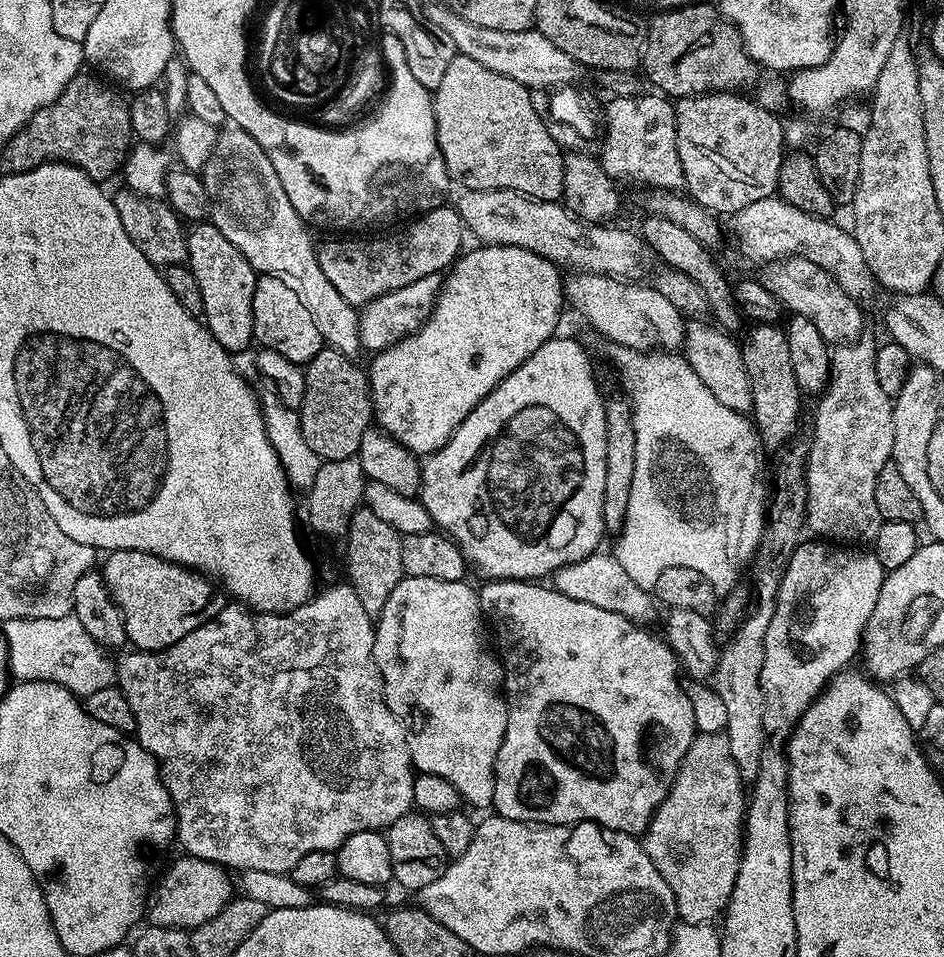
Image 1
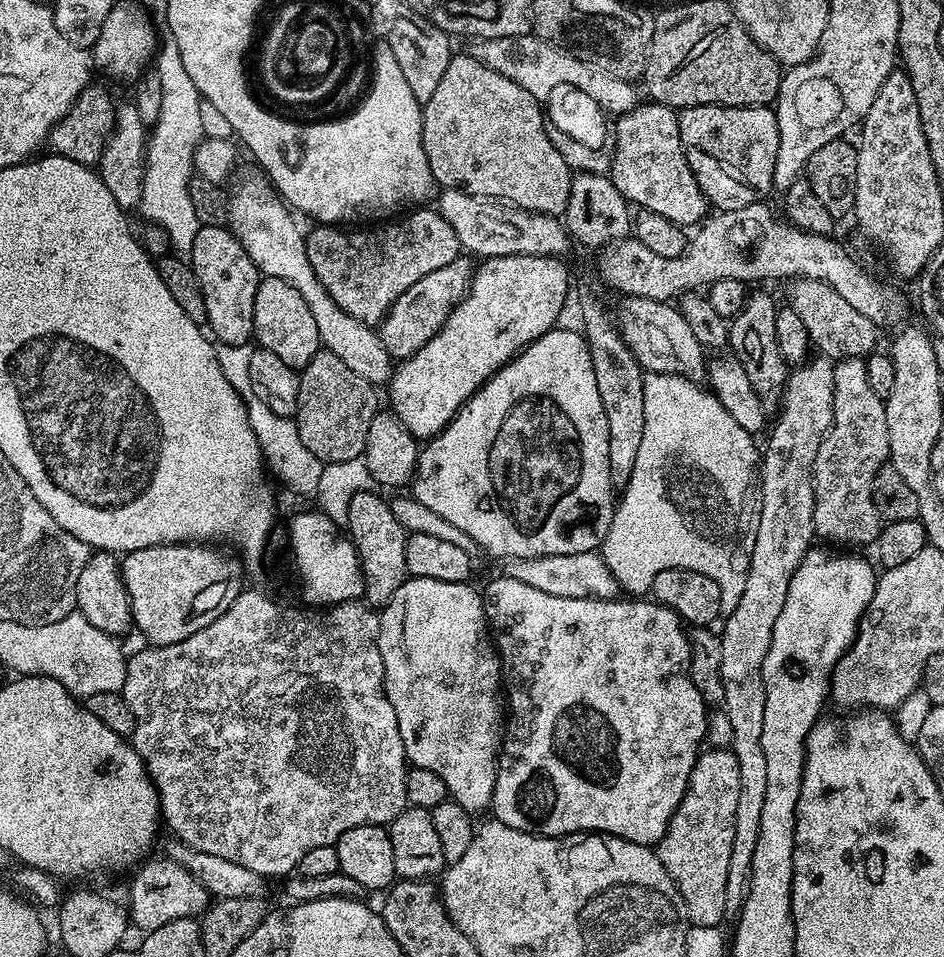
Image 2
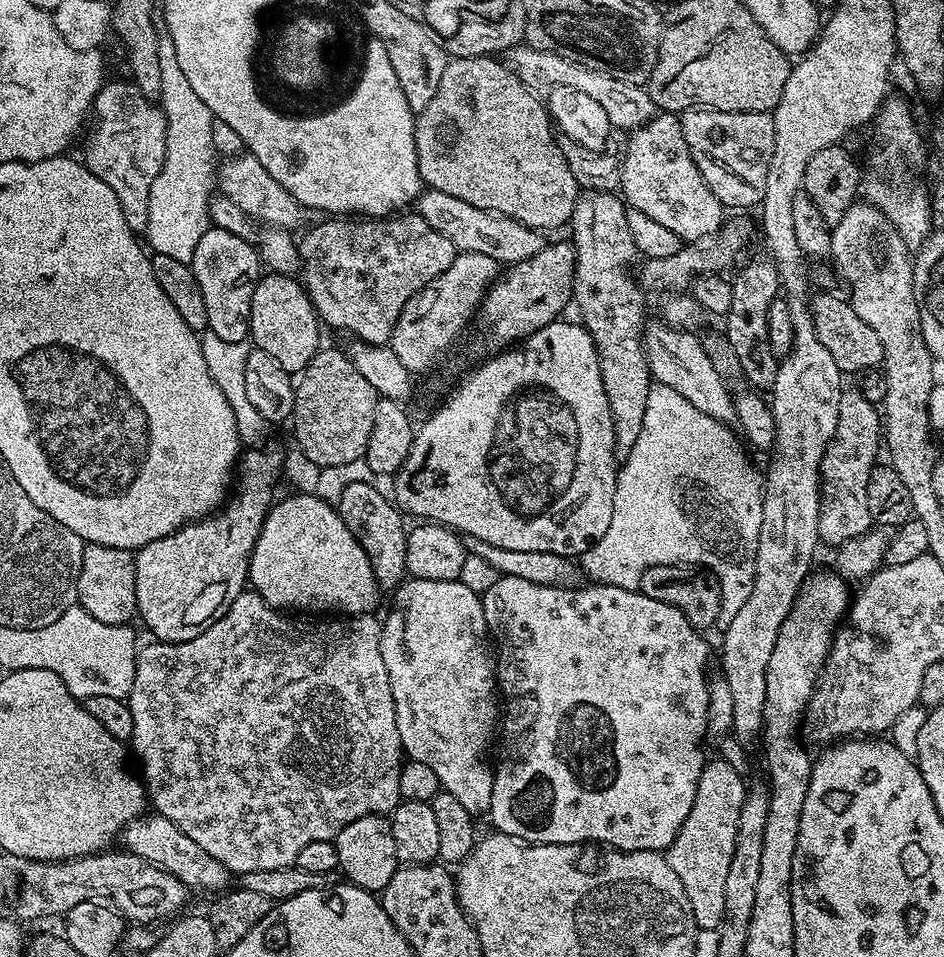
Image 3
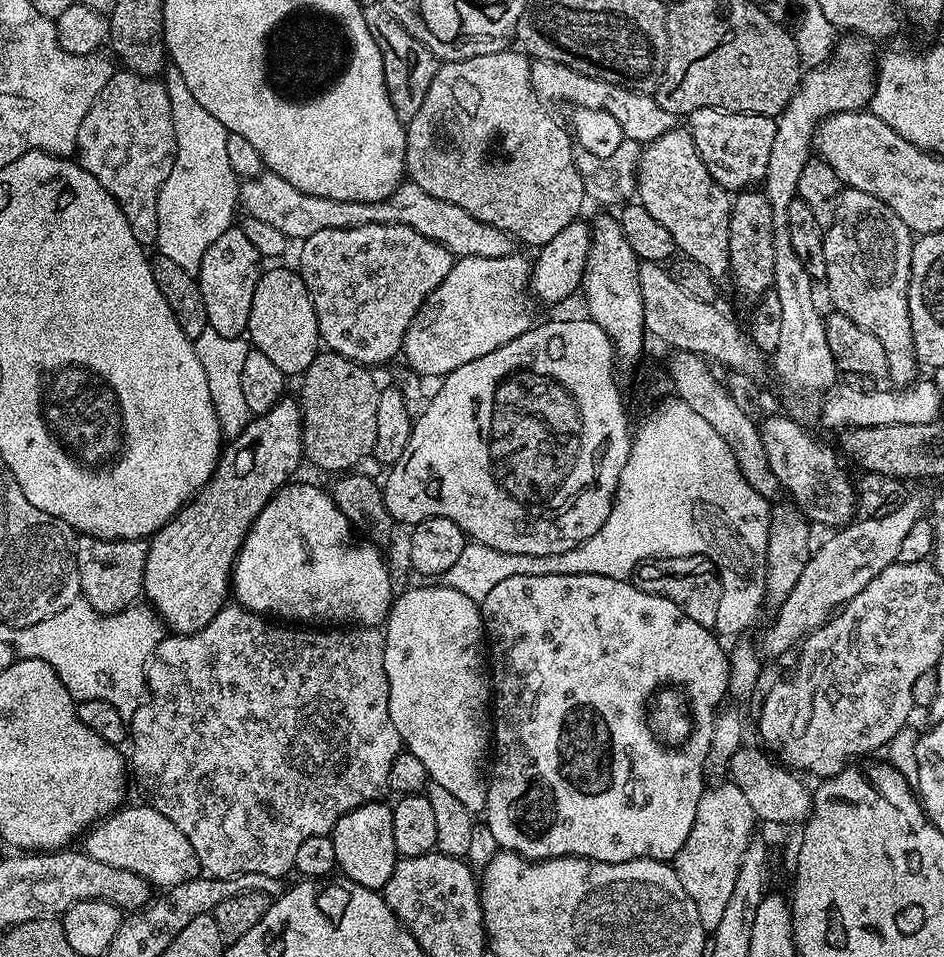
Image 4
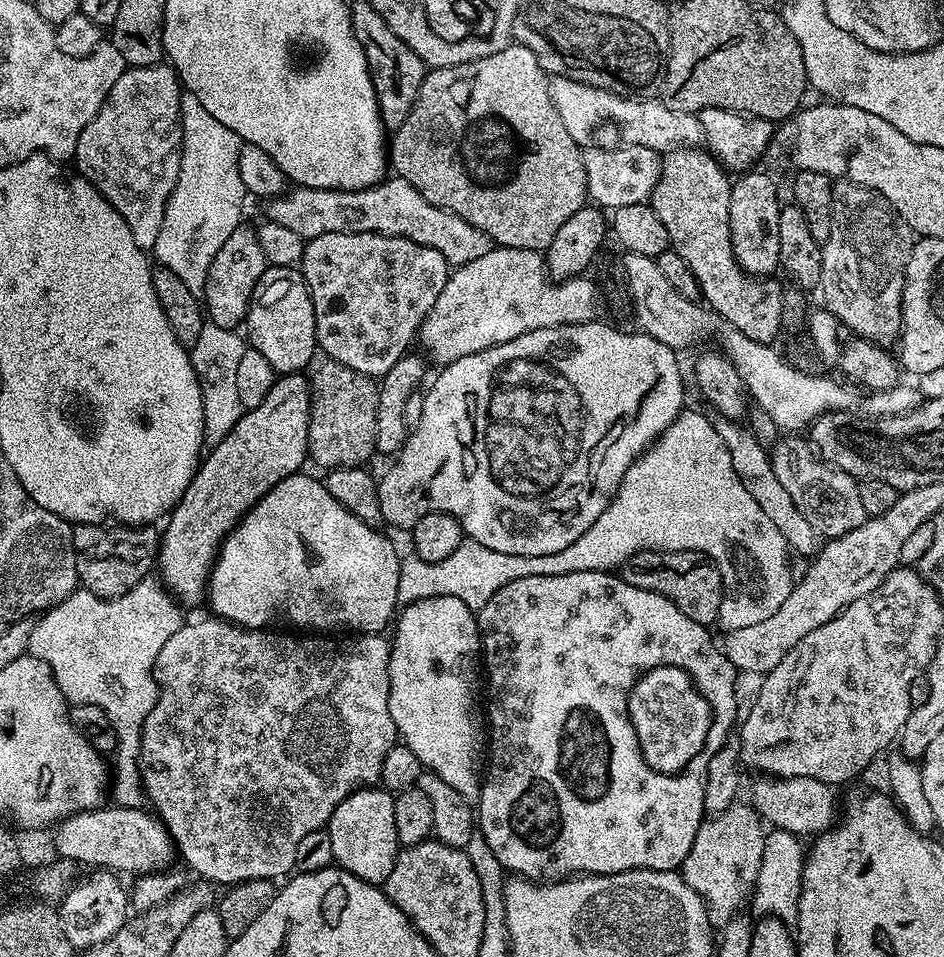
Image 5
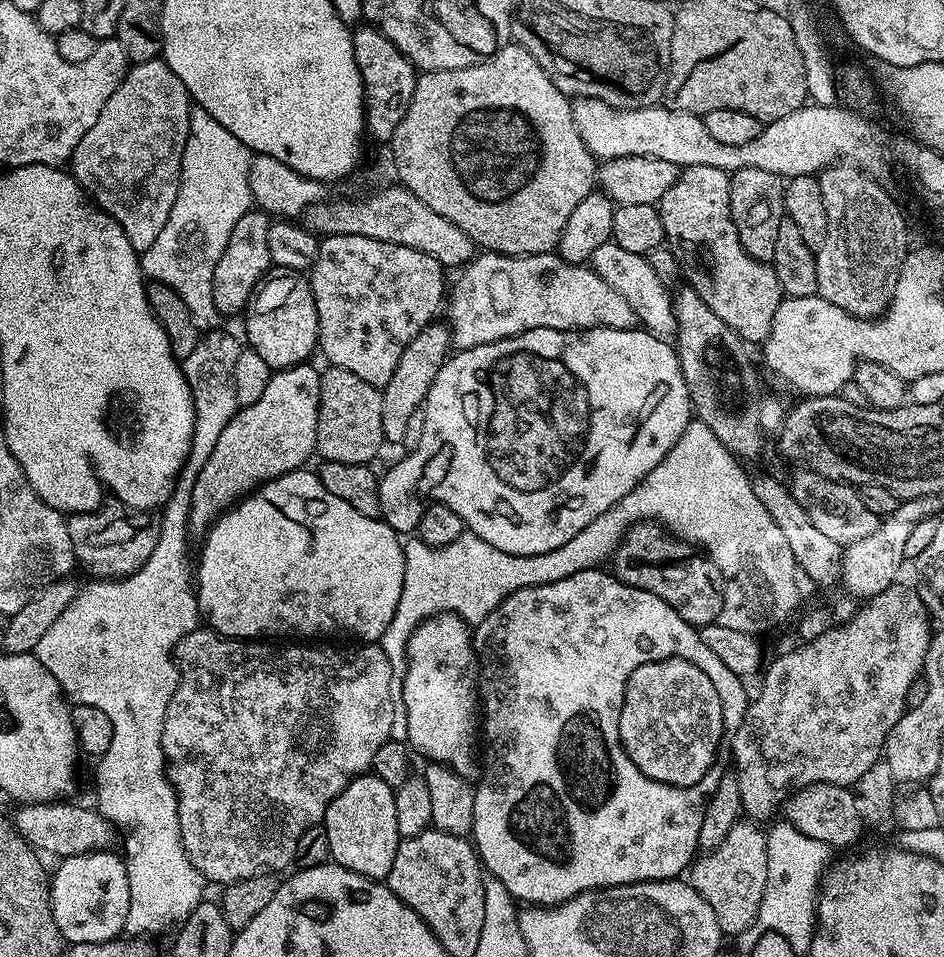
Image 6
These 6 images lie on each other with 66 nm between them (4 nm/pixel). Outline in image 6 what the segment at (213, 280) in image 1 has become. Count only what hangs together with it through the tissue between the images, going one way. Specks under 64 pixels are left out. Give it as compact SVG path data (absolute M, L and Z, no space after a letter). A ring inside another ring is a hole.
M249 210L246 214L242 214L242 218L238 218L238 226L234 226L230 242L226 242L226 250L222 250L218 266L214 266L214 306L218 306L220 313L243 313L256 289L269 275L273 267L268 245L269 223L268 213L259 210Z

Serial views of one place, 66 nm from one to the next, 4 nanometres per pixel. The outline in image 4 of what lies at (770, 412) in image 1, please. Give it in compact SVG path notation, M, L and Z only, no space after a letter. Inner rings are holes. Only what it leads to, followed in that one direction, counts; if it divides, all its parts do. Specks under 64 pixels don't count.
M740 190L732 200L728 227L728 270L730 281L744 296L759 298L772 288L774 282L774 226L770 202L763 191Z

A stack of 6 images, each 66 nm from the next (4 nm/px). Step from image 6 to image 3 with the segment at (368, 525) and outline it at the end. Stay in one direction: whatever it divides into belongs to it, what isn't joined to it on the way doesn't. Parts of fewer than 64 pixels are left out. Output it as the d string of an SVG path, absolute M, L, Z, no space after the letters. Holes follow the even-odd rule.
M291 495L285 500L277 499L268 509L268 516L264 519L248 563L248 584L251 591L258 593L271 608L291 610L296 614L320 612L316 614L335 614L337 617L347 618L375 613L382 589L376 583L374 570L370 570L370 558L366 558L366 550L362 550L358 538L350 534L339 511L333 505L331 508L326 501L319 500L319 495Z

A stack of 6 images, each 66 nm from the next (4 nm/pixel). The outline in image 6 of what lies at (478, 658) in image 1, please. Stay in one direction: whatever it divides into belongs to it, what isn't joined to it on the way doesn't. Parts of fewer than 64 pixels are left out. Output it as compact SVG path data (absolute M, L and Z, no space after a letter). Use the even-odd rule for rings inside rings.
M440 612L437 616L429 616L412 631L412 636L408 639L406 663L402 673L407 743L415 751L417 748L425 756L425 761L445 764L465 778L475 777L478 772L478 665L472 638L469 625L456 613Z

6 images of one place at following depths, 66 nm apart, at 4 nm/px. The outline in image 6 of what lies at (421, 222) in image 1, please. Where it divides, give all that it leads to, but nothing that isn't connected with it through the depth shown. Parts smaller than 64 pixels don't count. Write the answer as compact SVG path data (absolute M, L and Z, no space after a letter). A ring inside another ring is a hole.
M326 236L319 241L319 245L320 253L316 256L316 262L310 269L314 306L318 310L319 351L321 353L324 351L324 356L328 359L327 363L329 365L342 370L350 370L350 374L358 374L358 378L362 378L362 382L370 382L376 388L383 390L390 382L390 378L394 378L394 366L398 366L398 358L402 358L402 350L406 350L408 343L427 324L433 323L437 319L436 311L439 308L441 311L442 305L446 300L446 284L444 288L446 269L444 265L439 264L434 258L430 258L430 254L422 254L422 250L414 250L410 246L402 246L394 242L382 242L381 240L366 238L365 236Z

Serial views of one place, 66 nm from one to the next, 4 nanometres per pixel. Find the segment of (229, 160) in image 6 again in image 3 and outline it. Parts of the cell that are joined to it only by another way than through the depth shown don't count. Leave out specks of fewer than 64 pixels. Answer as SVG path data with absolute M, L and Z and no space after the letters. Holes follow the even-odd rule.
M157 6L152 11L152 17L158 34L158 63L162 69L158 103L166 118L166 156L160 173L154 178L154 186L150 186L146 244L153 253L166 254L167 257L178 258L179 262L189 263L198 247L198 238L202 238L210 226L208 202L218 184L218 153L212 133L214 117L206 102L194 94L178 62L178 50L174 50L174 38L170 38L163 7Z

